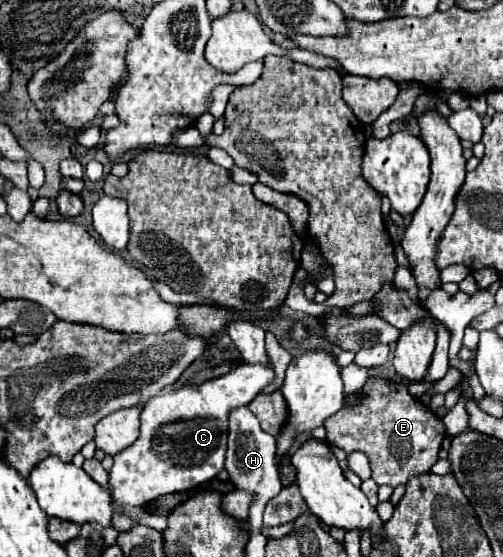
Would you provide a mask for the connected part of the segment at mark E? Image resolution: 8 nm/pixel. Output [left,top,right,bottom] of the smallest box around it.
[325,376,445,488]

